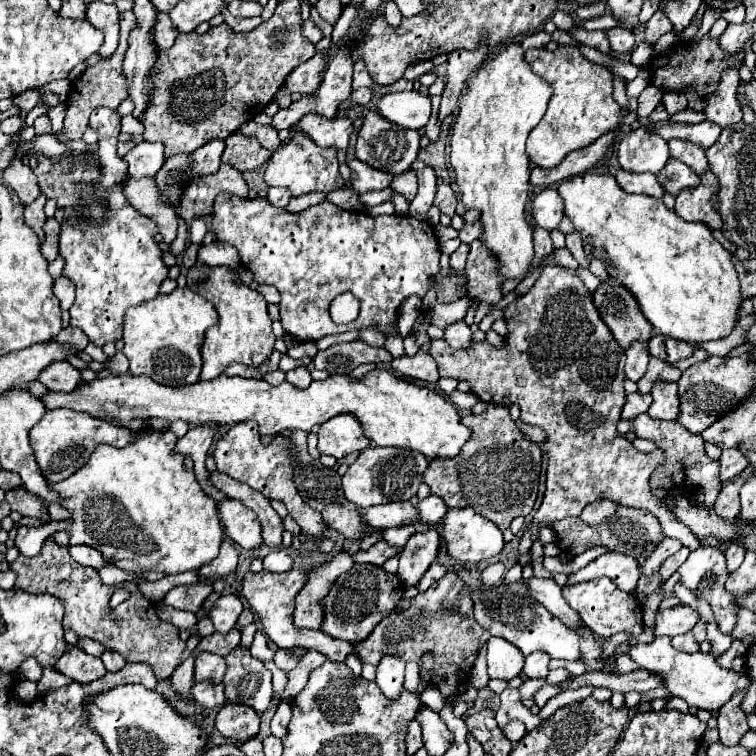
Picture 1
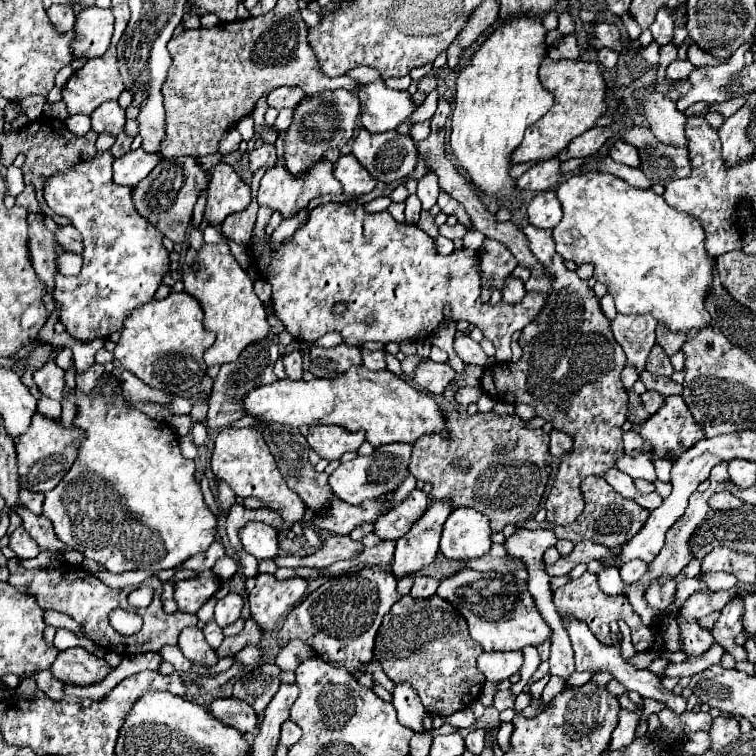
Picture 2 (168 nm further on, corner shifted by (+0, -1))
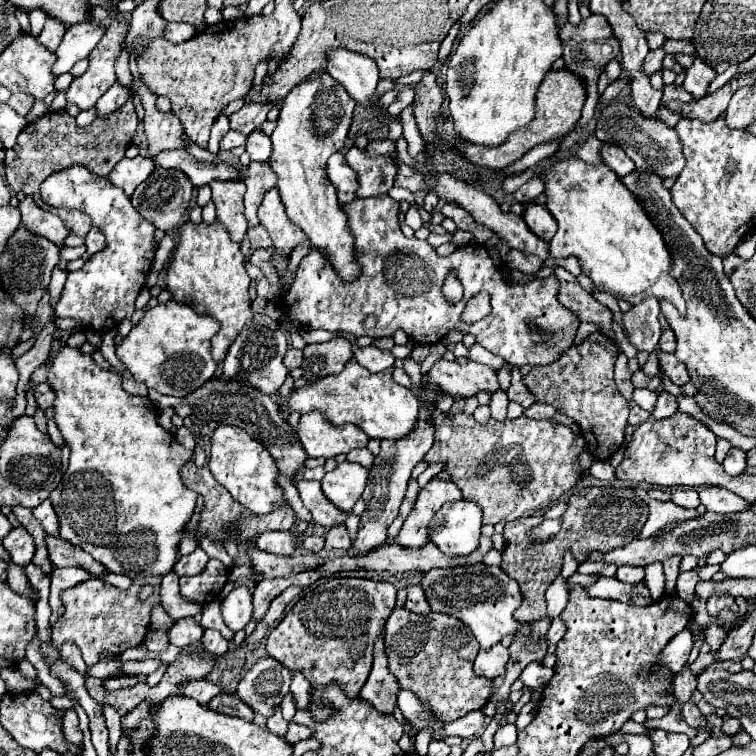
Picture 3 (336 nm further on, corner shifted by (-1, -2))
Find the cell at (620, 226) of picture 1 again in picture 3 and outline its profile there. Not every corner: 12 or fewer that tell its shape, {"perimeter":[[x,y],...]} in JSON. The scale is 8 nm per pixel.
{"perimeter":[[561,158],[539,178],[597,290],[685,300],[663,236],[615,172]]}

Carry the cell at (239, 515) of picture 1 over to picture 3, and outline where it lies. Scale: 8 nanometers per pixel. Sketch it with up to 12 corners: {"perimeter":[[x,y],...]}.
{"perimeter":[[271,530],[257,536],[263,552],[291,556],[299,540],[293,532]]}

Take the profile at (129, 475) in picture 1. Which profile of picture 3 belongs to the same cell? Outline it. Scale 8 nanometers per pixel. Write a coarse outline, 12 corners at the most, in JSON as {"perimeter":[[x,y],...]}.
{"perimeter":[[47,360],[71,450],[61,538],[131,580],[169,574],[193,452],[121,374]]}

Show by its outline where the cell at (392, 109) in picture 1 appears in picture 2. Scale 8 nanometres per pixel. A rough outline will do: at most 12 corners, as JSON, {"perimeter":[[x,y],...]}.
{"perimeter":[[362,85],[362,127],[396,129],[418,109],[408,91]]}

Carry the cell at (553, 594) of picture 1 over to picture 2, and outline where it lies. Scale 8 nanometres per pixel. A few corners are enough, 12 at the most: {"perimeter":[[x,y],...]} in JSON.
{"perimeter":[[562,617],[576,671],[608,671],[626,691],[686,711],[680,695],[630,665],[620,643],[600,643],[576,617]]}

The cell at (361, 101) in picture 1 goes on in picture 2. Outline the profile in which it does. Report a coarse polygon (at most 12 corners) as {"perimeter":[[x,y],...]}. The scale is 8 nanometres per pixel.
{"perimeter":[[346,89],[298,103],[284,165],[298,175],[352,137],[360,101]]}

